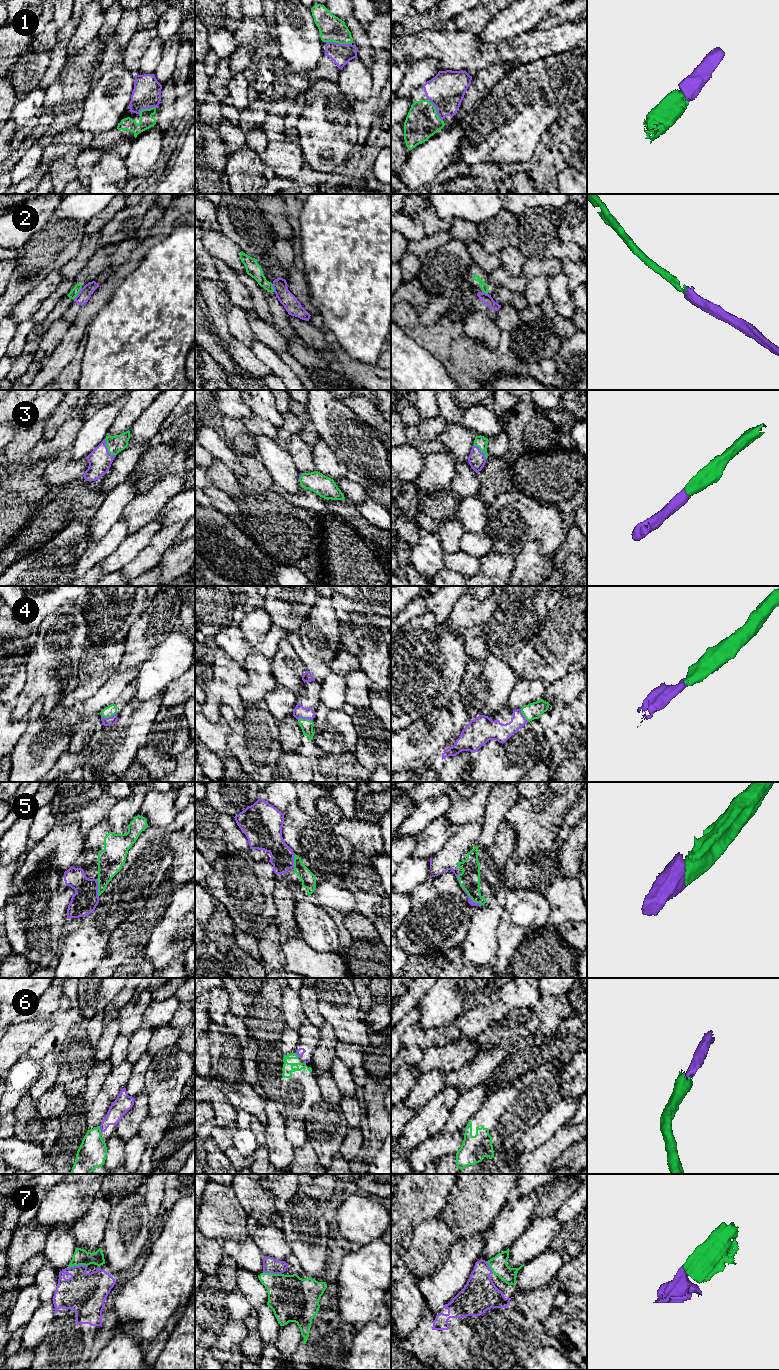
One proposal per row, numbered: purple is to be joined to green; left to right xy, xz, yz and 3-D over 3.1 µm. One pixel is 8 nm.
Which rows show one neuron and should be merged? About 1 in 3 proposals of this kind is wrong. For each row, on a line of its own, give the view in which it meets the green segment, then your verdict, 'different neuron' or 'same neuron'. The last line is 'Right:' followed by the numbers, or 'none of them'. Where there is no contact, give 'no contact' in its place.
1: xz | same neuron
2: xy | different neuron
3: xy | same neuron
4: xy | same neuron
5: yz | same neuron
6: xy | different neuron
7: xy | same neuron
Right: 1, 3, 4, 5, 7

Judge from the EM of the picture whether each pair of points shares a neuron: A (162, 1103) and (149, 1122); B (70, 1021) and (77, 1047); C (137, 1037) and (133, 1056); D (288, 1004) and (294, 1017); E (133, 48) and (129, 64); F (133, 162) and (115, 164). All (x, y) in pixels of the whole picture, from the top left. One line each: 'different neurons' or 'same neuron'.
A: different neurons
B: different neurons
C: same neuron
D: same neuron
E: same neuron
F: different neurons

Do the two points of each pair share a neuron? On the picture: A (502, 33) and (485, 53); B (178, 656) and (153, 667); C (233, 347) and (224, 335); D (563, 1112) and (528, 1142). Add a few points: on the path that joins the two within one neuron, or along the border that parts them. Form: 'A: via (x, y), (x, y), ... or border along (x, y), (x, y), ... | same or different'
A: border along (516, 34), (498, 43), (484, 42), (480, 38) | different
B: via (172, 657), (162, 667), (159, 667) | same
C: border along (233, 338), (219, 342) | different
D: via (554, 1119), (537, 1135) | same

